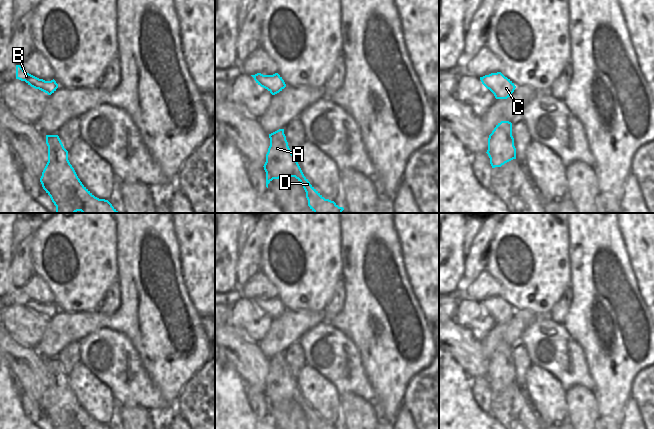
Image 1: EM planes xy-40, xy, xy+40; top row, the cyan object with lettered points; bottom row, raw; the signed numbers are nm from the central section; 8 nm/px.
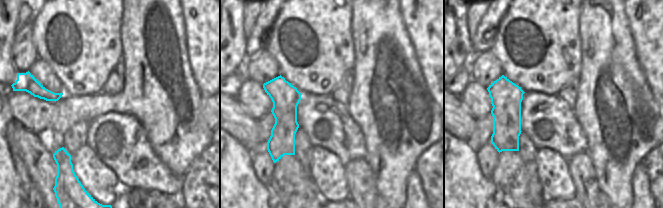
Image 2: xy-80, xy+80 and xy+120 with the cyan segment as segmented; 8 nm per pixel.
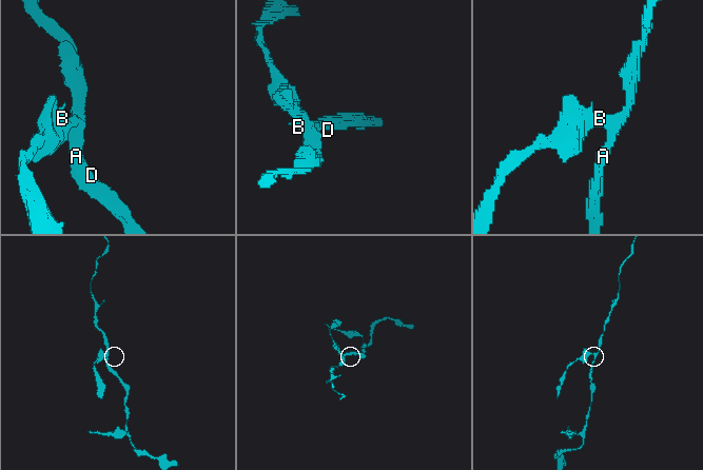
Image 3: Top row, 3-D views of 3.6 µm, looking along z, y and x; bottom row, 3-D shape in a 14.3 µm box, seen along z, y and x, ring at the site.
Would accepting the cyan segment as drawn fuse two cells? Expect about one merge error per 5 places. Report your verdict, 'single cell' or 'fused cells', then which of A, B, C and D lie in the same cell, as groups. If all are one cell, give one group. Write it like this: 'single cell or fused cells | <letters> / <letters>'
single cell | A B C D

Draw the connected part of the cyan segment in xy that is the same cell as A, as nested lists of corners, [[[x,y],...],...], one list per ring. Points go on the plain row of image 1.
[[[284,353],[269,358],[270,370],[266,378],[264,394],[266,396],[266,411],[273,403],[295,401],[306,416],[308,429],[336,429],[334,425],[325,423],[304,400],[297,384],[286,364]]]

